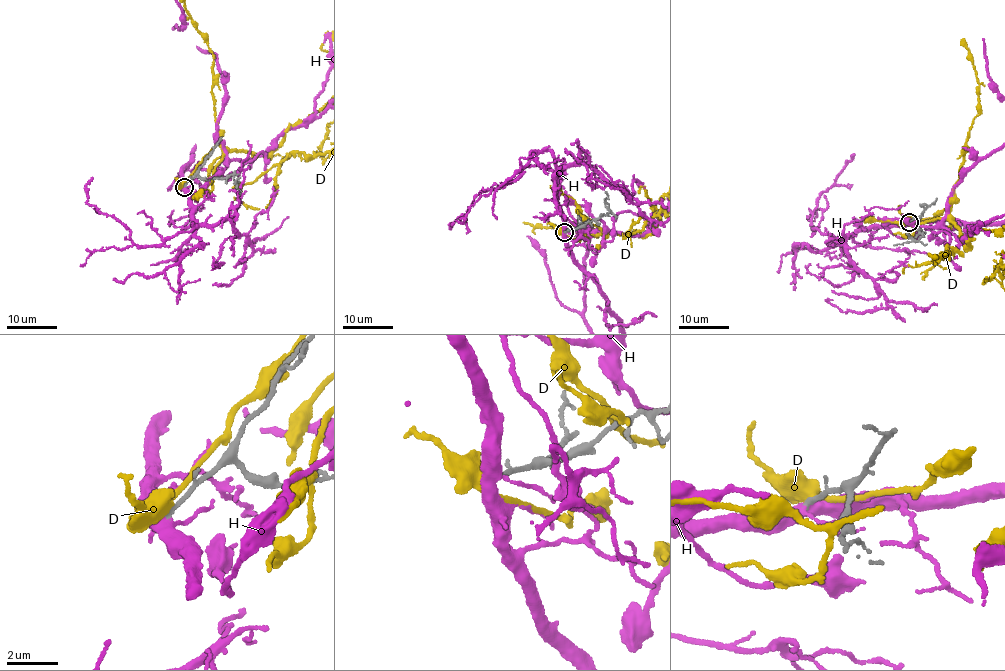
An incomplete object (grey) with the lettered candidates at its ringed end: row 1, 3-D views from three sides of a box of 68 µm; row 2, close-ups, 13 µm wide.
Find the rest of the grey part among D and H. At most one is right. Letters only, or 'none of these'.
H

